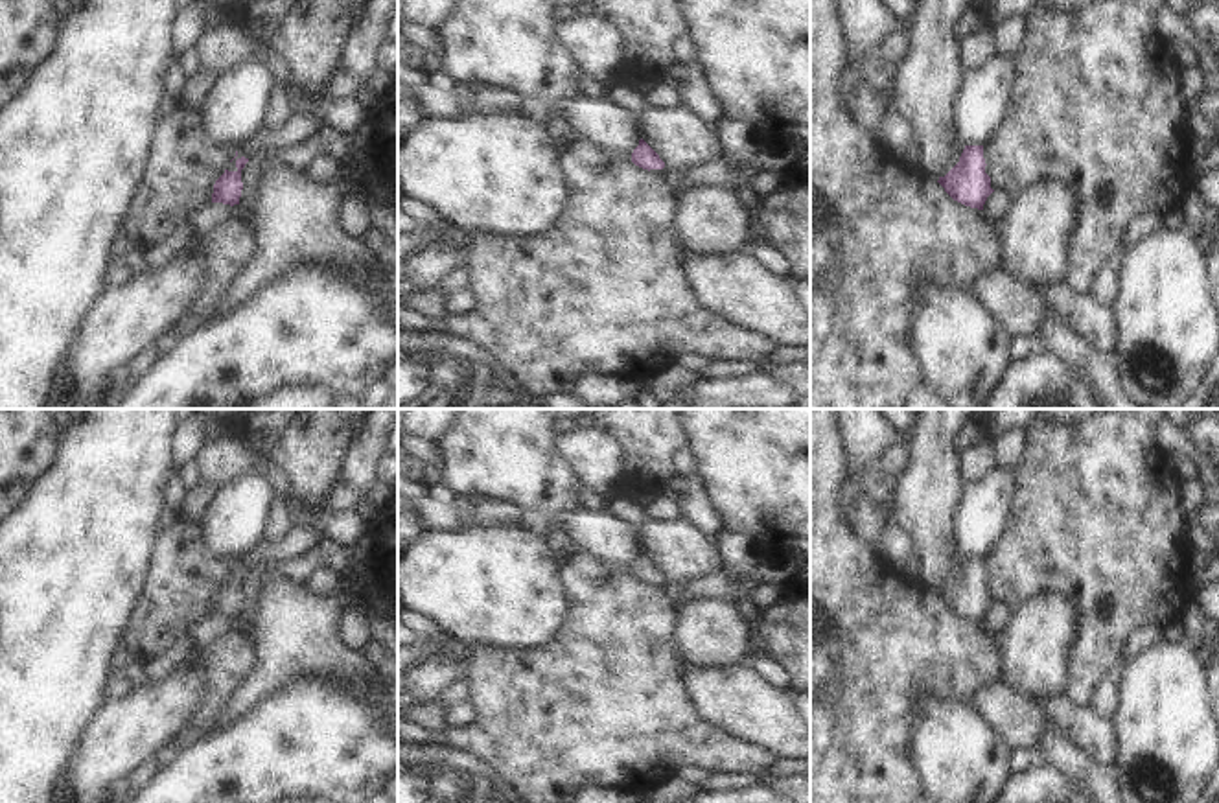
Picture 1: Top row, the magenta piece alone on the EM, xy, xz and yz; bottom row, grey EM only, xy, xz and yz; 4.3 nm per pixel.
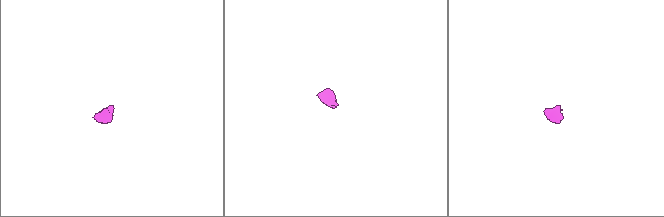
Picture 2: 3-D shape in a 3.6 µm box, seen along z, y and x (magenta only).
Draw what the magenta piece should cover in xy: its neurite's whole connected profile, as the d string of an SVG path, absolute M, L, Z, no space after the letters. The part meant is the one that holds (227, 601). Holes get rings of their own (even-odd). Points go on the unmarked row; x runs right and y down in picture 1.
M291 525L289 532L280 541L269 543L260 540L249 553L238 558L236 569L214 597L212 615L239 617L243 602L241 582L250 569L289 562L309 551L322 538L324 534L315 525Z

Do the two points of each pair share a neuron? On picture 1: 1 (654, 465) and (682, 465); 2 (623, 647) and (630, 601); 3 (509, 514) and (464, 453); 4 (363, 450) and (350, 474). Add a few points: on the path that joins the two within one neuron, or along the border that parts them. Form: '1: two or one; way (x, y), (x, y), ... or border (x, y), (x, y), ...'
1: two; border (673, 470), (673, 476), (660, 492)
2: one; way (623, 636), (623, 612)
3: two; border (457, 496), (509, 500), (522, 511)
4: one; way (361, 455), (356, 468)

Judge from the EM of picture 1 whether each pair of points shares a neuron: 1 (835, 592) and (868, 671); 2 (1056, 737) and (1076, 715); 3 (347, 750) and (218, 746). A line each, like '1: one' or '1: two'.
1: one
2: two
3: one

